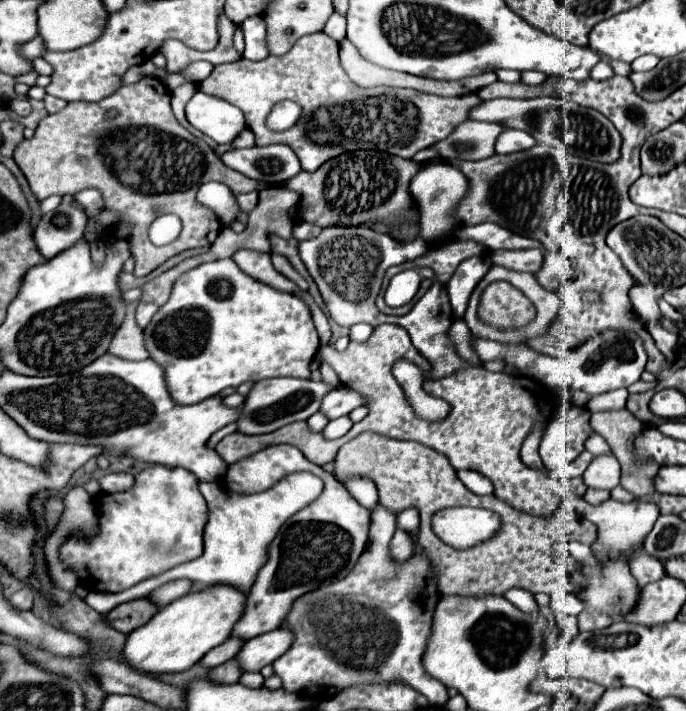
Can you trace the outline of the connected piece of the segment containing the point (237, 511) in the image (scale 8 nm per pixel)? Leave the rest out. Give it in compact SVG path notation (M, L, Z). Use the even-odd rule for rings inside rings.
M309 472L289 474L281 482L277 482L273 488L259 492L259 494L251 494L251 496L239 496L235 492L229 492L219 482L201 482L199 490L209 506L209 522L205 526L205 552L197 560L175 566L155 578L147 578L129 590L123 590L117 594L91 590L85 602L99 614L107 614L115 606L137 600L137 598L145 598L151 590L159 588L165 582L177 580L177 578L187 578L199 586L225 584L225 586L233 586L241 590L243 594L249 594L255 584L257 572L263 568L267 560L267 546L271 544L271 540L275 538L283 522L289 516L293 516L299 508L315 500L321 488L323 488L323 482Z

